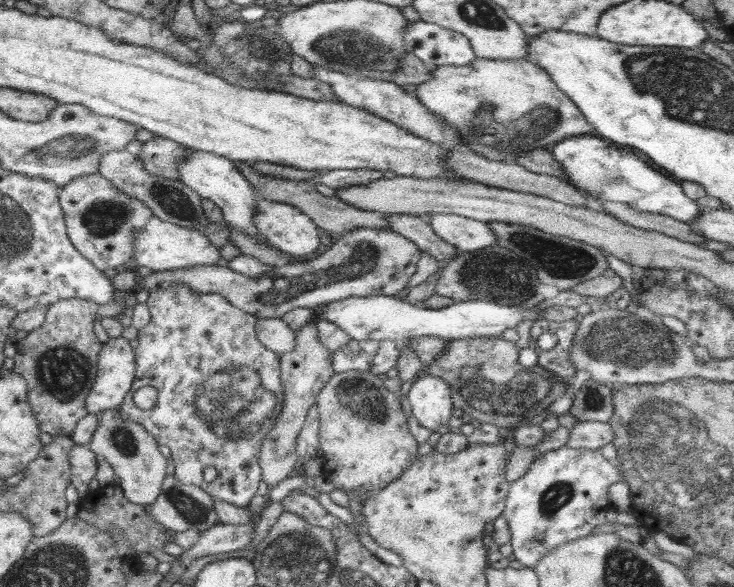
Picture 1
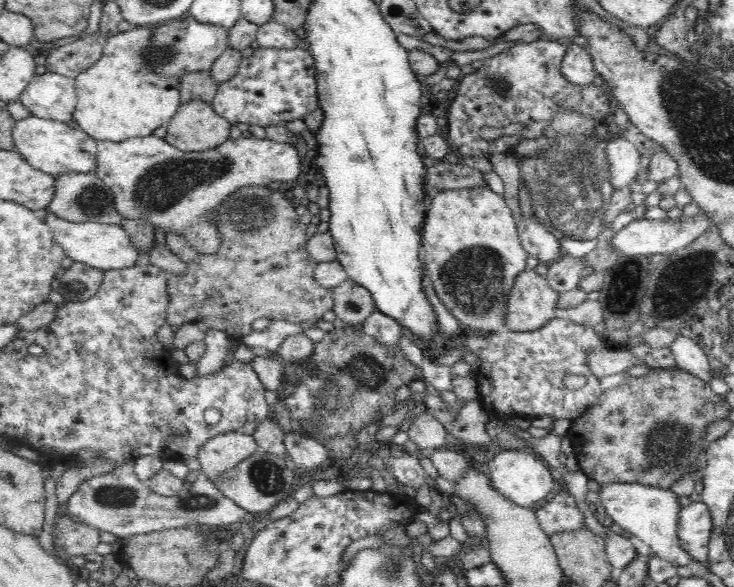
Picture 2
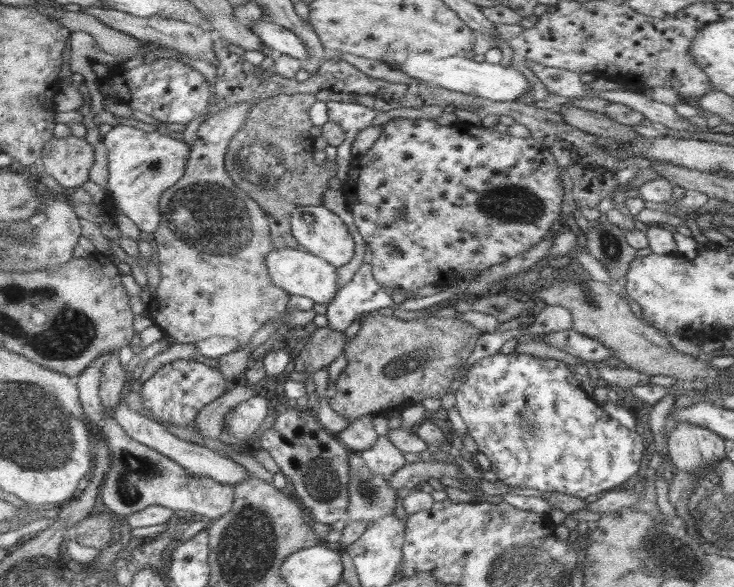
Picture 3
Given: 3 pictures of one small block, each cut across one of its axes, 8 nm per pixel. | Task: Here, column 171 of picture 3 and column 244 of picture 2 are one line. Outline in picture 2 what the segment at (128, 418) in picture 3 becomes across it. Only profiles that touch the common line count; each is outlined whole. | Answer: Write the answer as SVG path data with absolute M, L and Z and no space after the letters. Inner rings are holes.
M226 431L215 434L198 449L197 458L208 480L217 486L221 474L248 458L258 449L253 435L244 431Z

